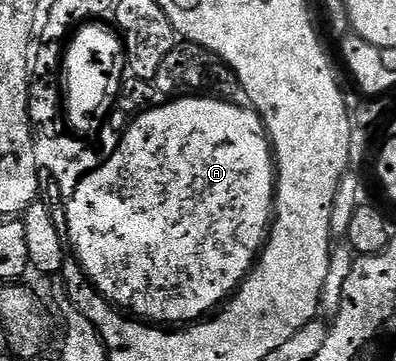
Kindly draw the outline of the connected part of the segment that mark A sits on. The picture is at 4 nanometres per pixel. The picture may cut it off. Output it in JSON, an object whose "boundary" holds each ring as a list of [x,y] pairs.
{"boundary":[[[176,97],[162,103],[137,114],[129,122],[133,123],[129,125],[128,132],[124,131],[120,136],[115,159],[108,166],[96,168],[85,176],[74,189],[73,195],[66,199],[69,223],[67,242],[76,246],[75,258],[91,279],[92,286],[97,287],[104,298],[117,308],[156,325],[188,325],[215,312],[252,270],[270,234],[270,224],[274,218],[274,188],[278,175],[274,170],[274,148],[264,130],[264,123],[260,120],[260,112],[251,106],[225,103],[223,99],[211,97]]]}

